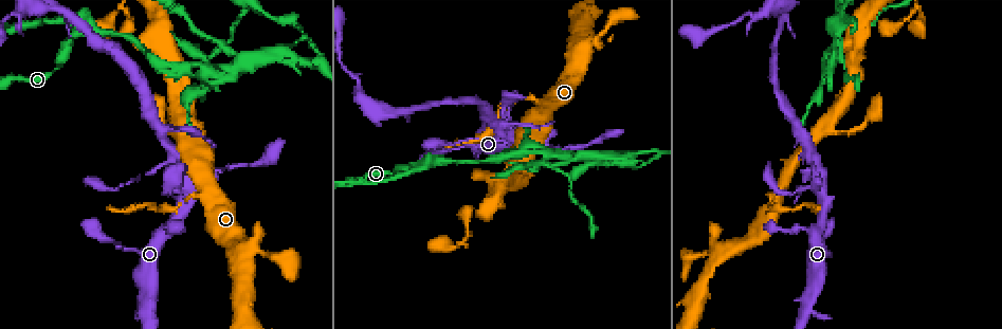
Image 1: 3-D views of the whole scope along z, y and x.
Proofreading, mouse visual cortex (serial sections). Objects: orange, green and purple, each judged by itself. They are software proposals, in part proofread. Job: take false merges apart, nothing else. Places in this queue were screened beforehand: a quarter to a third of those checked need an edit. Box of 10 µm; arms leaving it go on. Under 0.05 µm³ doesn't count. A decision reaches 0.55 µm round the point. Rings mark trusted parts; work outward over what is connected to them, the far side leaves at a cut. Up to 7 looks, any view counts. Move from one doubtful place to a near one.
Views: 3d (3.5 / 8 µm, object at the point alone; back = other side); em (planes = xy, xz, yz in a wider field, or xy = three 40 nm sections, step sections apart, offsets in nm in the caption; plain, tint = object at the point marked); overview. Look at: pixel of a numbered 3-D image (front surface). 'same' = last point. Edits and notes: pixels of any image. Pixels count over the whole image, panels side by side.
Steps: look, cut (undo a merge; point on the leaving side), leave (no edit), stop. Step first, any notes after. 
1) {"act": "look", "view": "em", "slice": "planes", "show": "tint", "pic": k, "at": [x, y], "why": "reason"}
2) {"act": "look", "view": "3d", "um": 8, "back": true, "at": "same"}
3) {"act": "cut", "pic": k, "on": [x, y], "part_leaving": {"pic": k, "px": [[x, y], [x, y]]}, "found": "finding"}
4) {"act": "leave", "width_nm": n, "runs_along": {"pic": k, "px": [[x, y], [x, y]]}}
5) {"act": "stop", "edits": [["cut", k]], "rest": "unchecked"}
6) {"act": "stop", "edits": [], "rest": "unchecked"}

{"act": "look", "view": "3d", "um": 3.5, "pic": 1, "at": [416, 165], "why": "thin neck"}

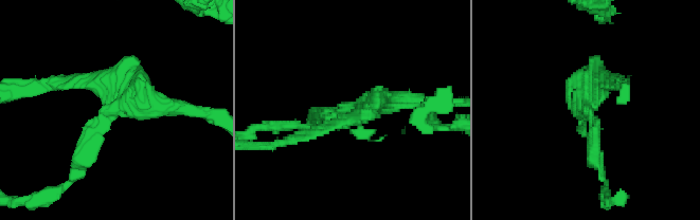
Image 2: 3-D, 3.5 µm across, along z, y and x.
{"act": "look", "view": "em", "slice": "planes", "show": "plain", "pic": 2, "at": [587, 106], "why": "need the tissue"}

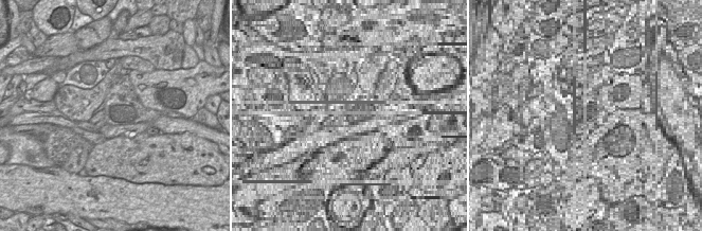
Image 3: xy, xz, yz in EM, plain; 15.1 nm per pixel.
{"act": "look", "view": "em", "slice": "planes", "show": "tint", "at": "same", "why": "with the object marked"}

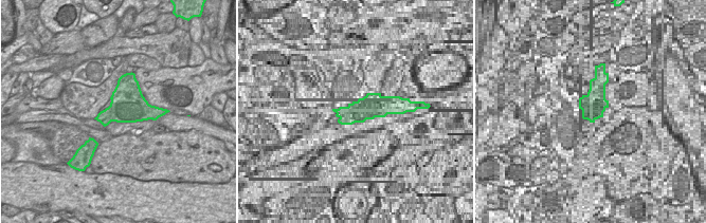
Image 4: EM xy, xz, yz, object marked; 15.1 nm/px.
{"act": "cut", "pic": 2, "on": [127, 59], "part_leaving": {"pic": 2, "px": [[123, 105], [181, 105], [217, 115]]}, "found": "two cells meet here"}

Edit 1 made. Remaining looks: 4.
{"act": "look", "view": "overview"}

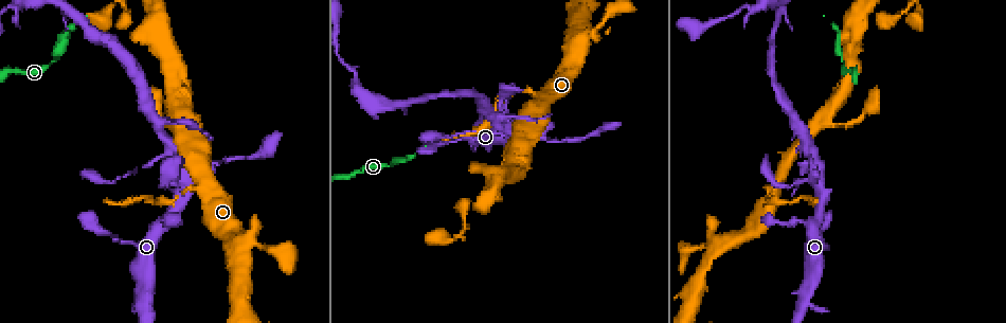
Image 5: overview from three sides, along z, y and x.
{"act": "look", "view": "3d", "um": 3.5, "pic": 5, "at": [510, 149], "why": "arms run side by side"}

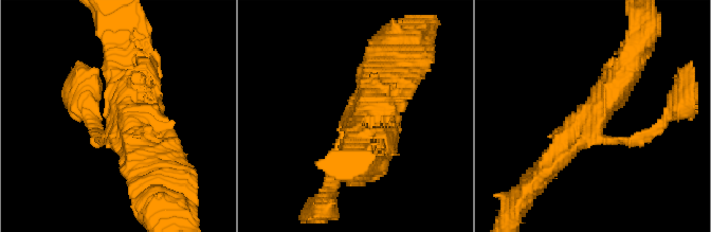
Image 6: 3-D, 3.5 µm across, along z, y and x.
{"act": "look", "view": "em", "slice": "xy", "step": 3, "show": "tint", "pic": 6, "at": [591, 131], "arms": 4, "arm_widths_nm": [150, 350, 350, 400]}

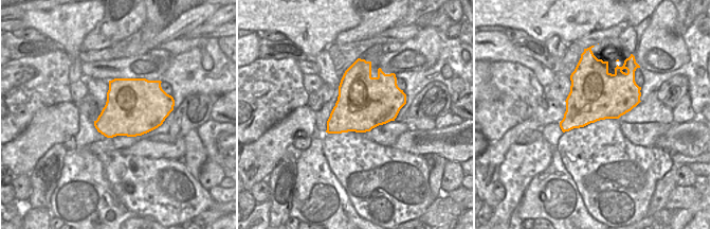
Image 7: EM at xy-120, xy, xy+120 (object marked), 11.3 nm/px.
{"act": "leave", "width_nm": 650, "runs_along": {"pic": 6, "px": [[543, 173], [605, 102], [630, 63]]}, "found": "continuous, no second cell"}

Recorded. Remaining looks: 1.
{"act": "stop", "edits": [["cut", 2]], "rest": "unchecked"}

